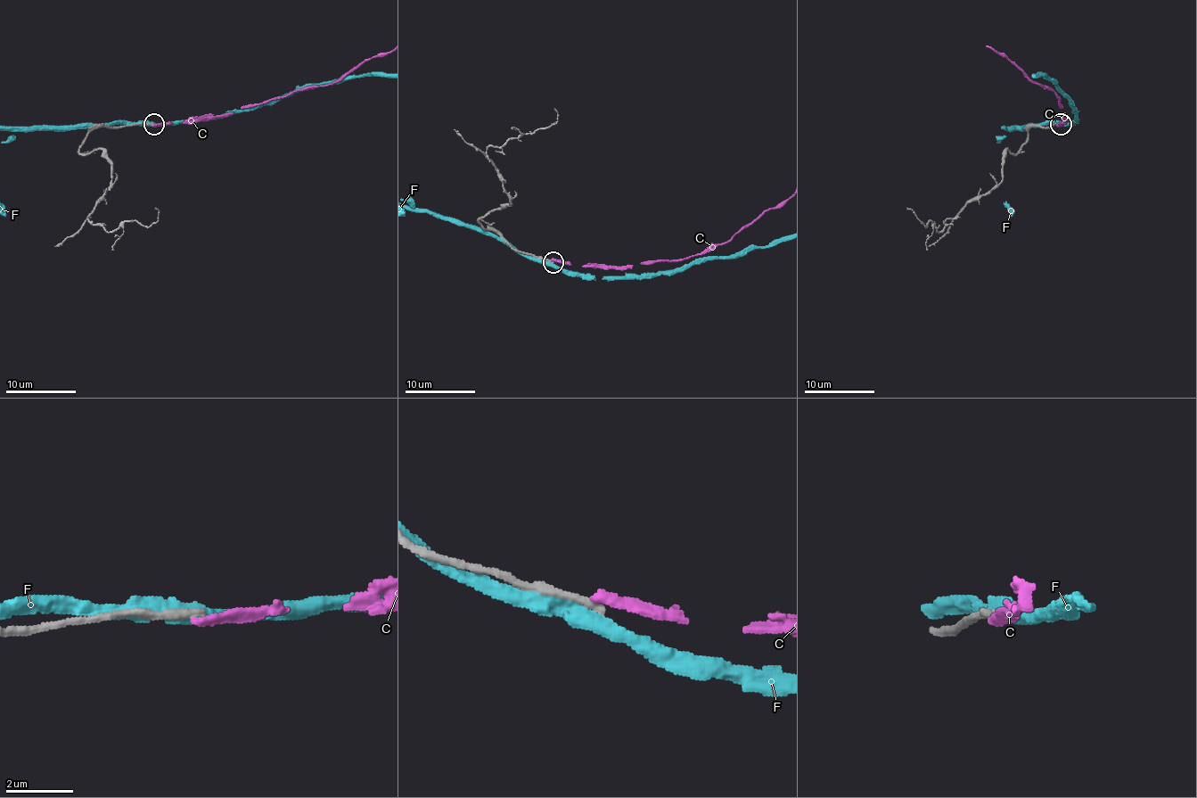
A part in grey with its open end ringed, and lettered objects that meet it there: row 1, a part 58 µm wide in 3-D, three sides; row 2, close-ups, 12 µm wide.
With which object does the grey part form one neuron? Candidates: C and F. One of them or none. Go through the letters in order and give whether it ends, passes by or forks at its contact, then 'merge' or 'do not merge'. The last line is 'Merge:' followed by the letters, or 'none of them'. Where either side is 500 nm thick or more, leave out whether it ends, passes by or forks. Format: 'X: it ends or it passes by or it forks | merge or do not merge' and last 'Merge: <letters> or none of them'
C: it ends | do not merge
F: it passes by | do not merge
Merge: none of them

